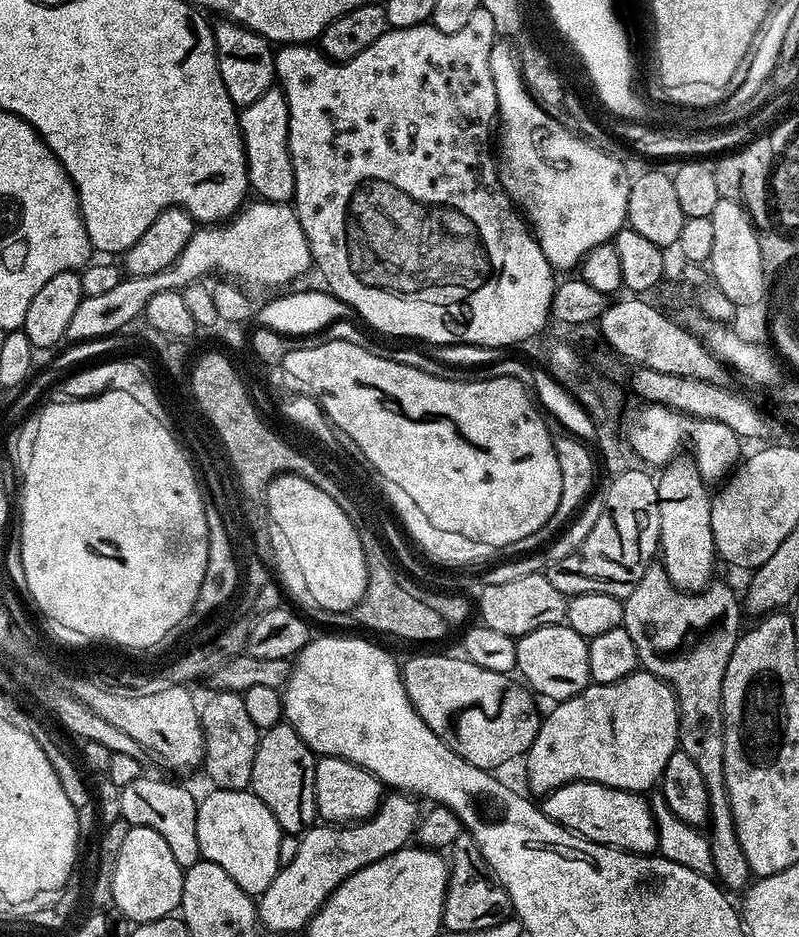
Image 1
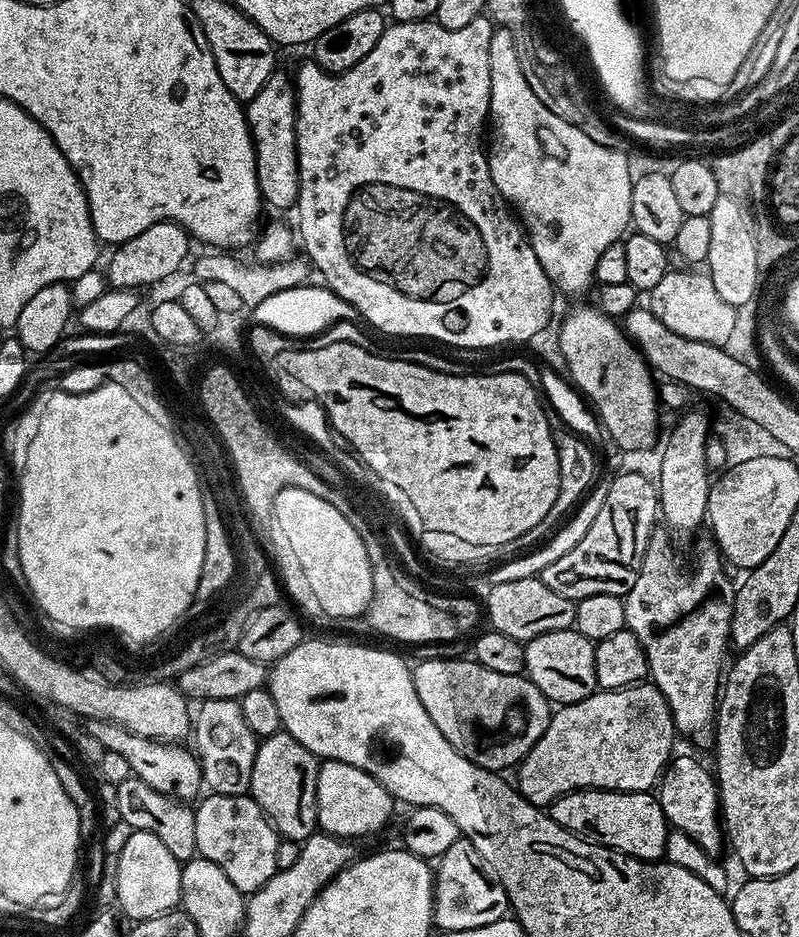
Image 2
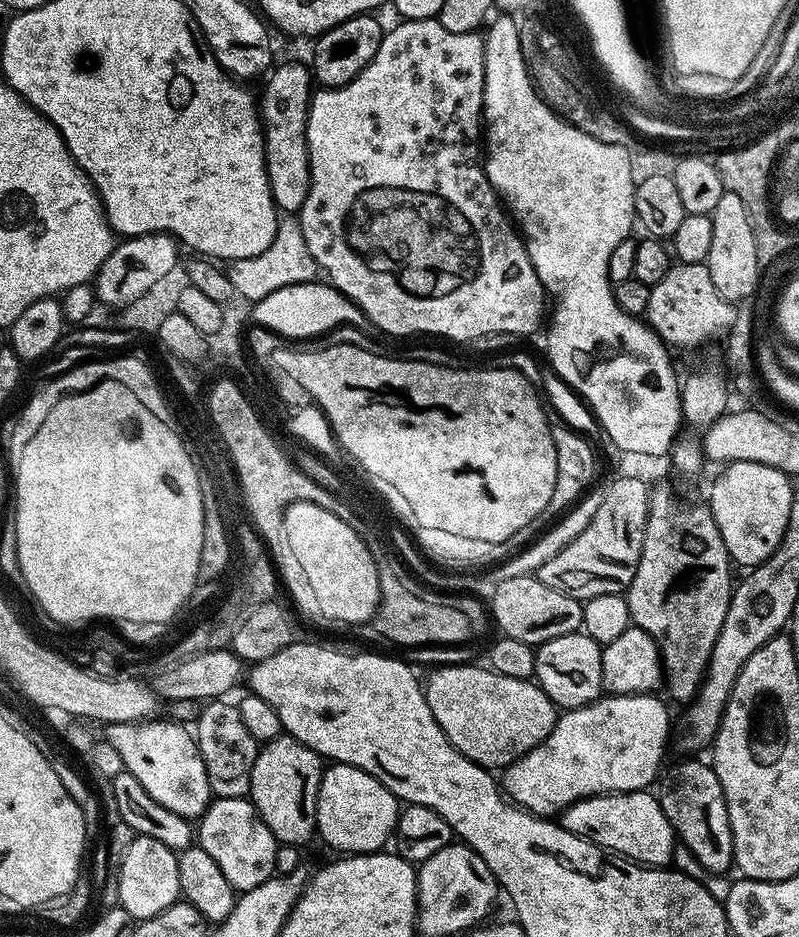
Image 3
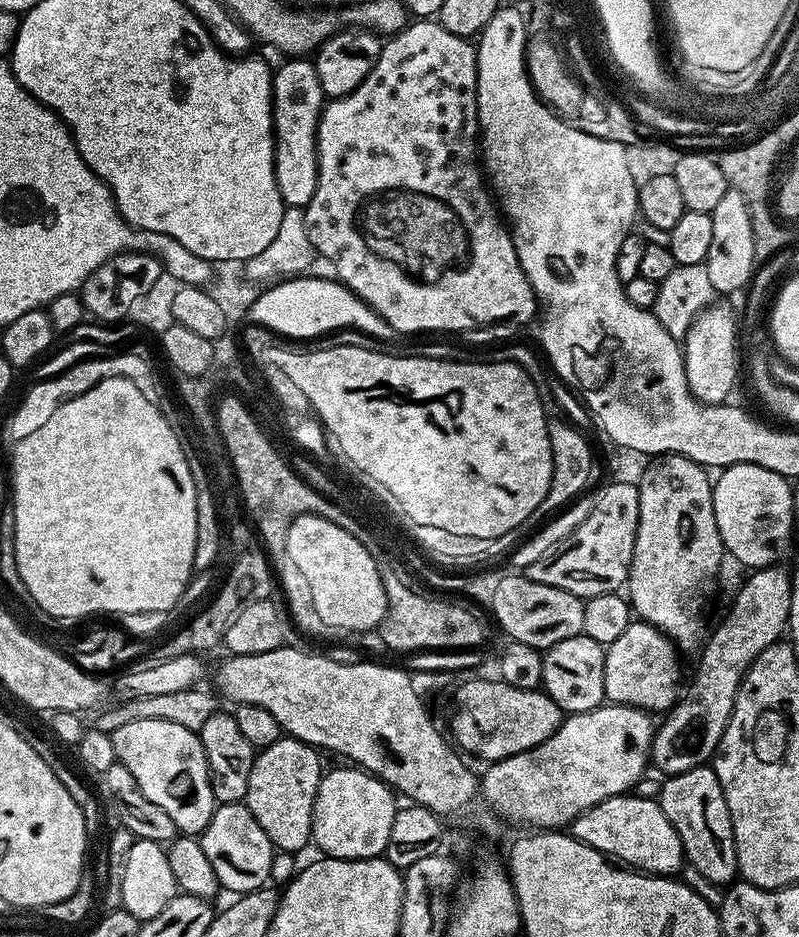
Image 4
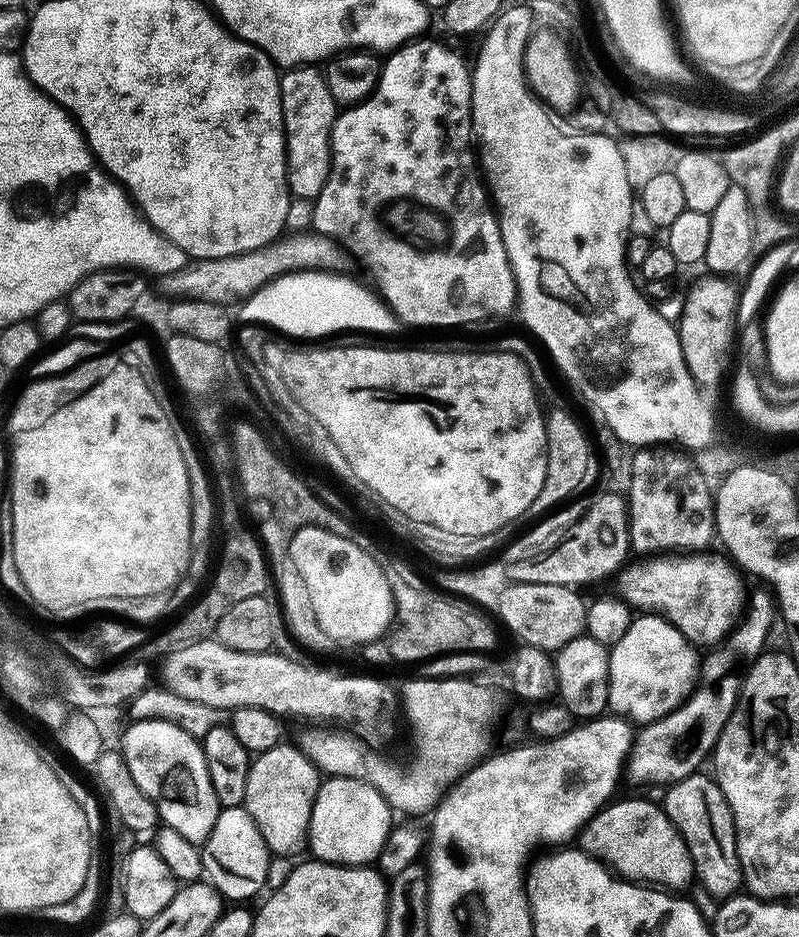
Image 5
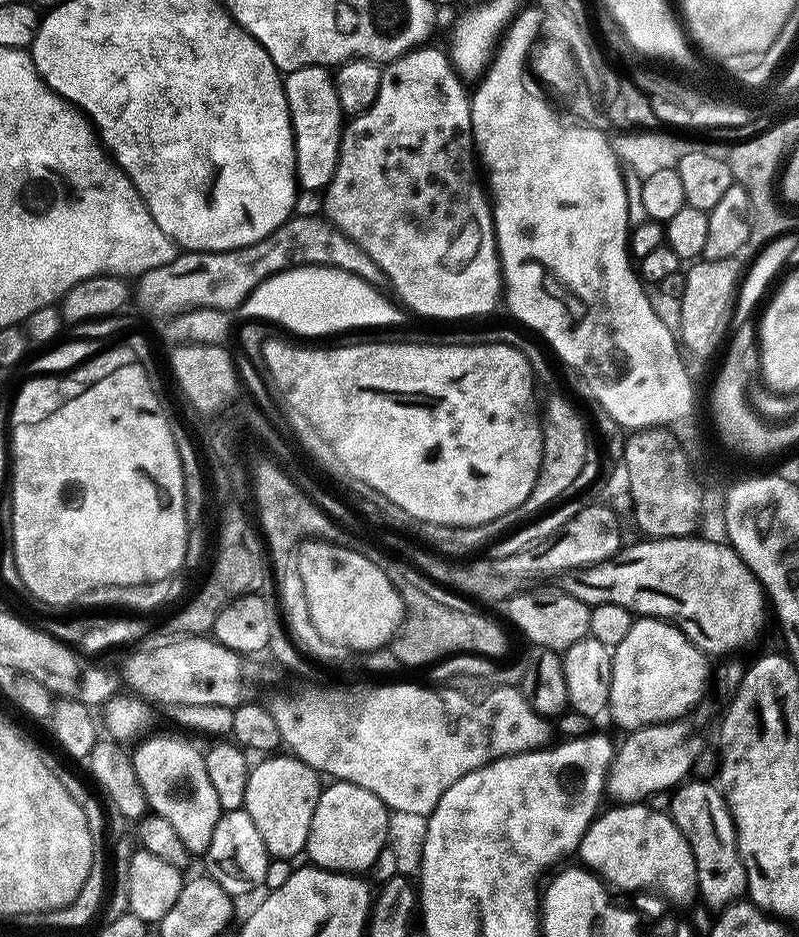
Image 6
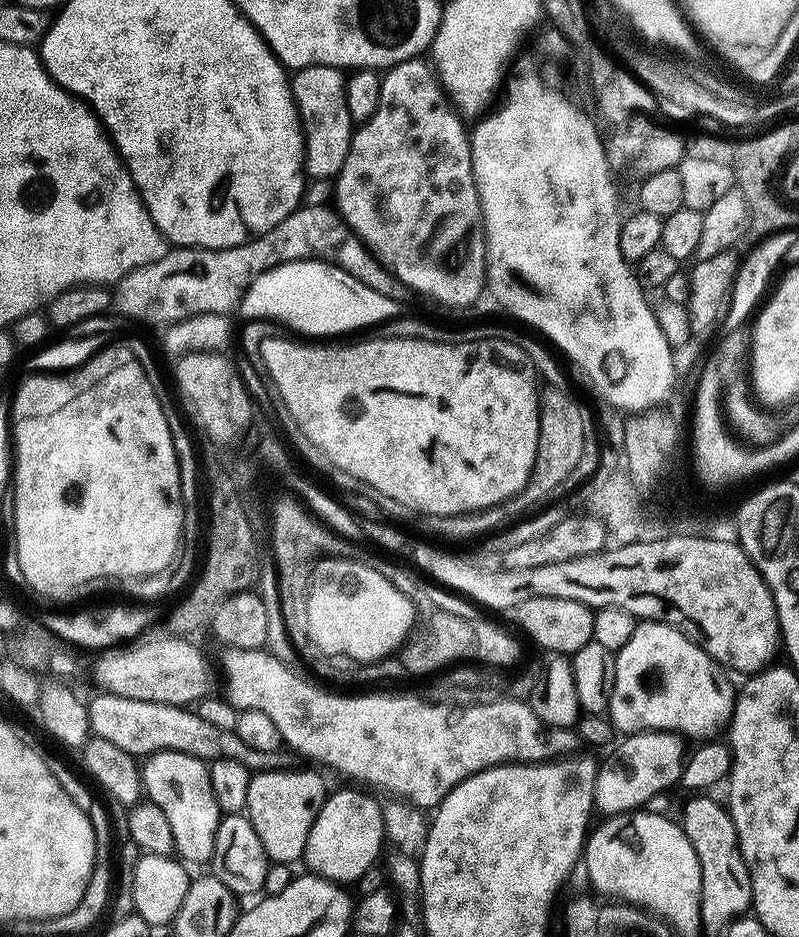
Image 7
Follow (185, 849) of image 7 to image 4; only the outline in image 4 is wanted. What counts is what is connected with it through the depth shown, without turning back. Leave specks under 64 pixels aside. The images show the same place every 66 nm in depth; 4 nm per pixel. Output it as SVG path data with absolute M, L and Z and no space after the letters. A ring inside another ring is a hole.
M138 720L120 726L112 732L111 737L117 761L122 766L126 766L126 770L130 770L130 774L134 774L134 782L138 782L142 794L146 794L146 798L150 798L150 802L154 802L154 806L162 806L162 810L166 810L166 814L170 814L174 826L181 833L199 834L203 832L210 822L210 818L216 813L218 805L212 793L212 780L208 776L208 763L199 735L175 722Z

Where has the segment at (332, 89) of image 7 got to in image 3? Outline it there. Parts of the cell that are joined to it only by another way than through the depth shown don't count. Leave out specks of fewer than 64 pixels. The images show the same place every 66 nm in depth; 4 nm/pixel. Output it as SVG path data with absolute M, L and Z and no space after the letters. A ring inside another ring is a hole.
M277 63L263 77L264 89L258 92L258 111L264 134L264 166L277 209L284 214L299 213L308 193L308 147L306 118L308 101L314 91L309 65Z

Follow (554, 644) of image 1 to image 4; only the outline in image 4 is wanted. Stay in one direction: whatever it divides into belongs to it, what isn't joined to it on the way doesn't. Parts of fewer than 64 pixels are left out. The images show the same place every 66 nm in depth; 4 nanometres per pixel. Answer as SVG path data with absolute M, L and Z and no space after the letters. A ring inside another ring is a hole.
M586 635L566 638L543 653L540 661L540 678L543 691L557 703L564 714L589 712L605 703L604 661L605 645L594 642L594 638Z

